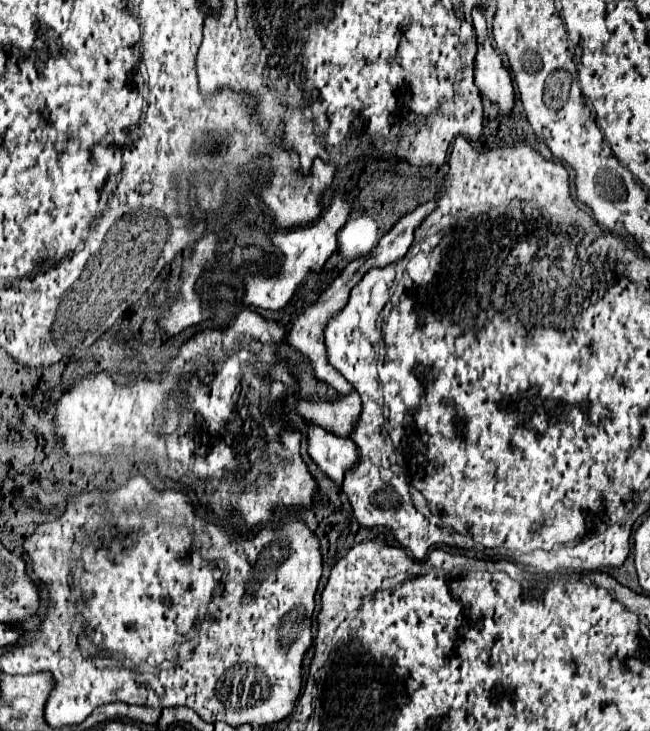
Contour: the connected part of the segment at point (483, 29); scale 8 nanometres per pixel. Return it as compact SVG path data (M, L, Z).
M481 7L473 9L473 29L477 35L477 55L475 55L475 85L481 95L485 95L491 103L495 103L503 113L513 109L513 83L509 69L503 65L501 55L493 49L485 15Z

